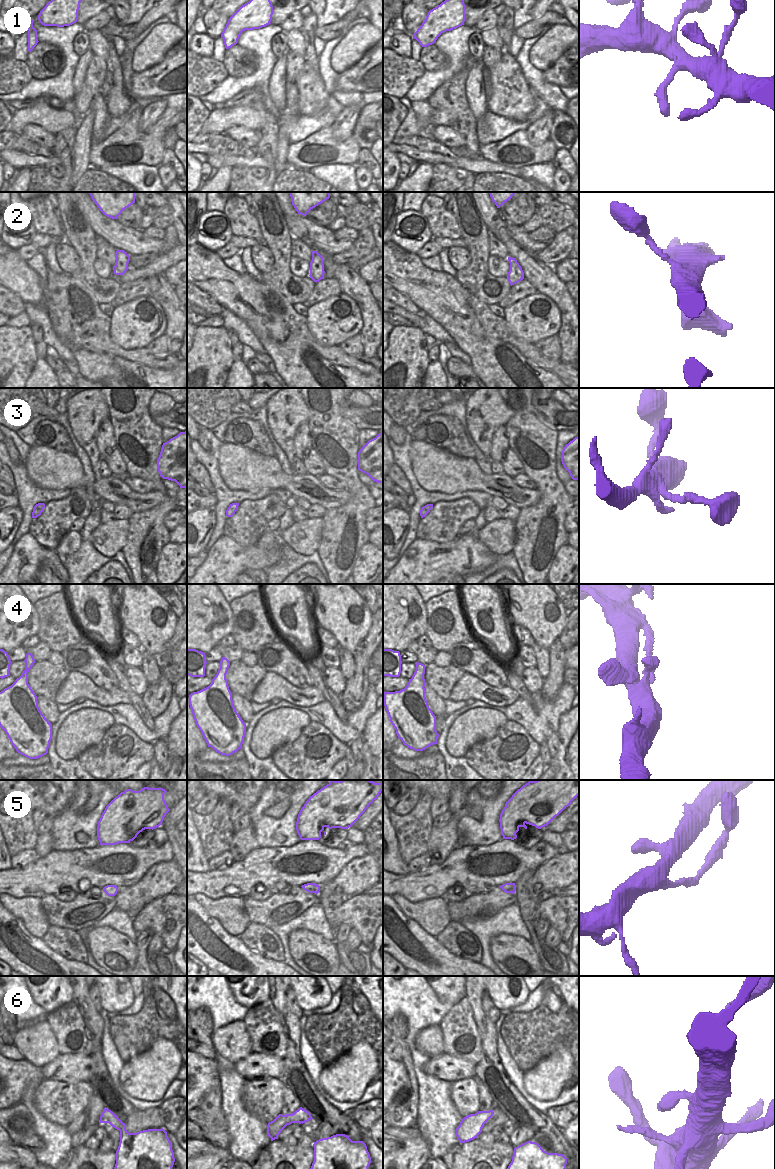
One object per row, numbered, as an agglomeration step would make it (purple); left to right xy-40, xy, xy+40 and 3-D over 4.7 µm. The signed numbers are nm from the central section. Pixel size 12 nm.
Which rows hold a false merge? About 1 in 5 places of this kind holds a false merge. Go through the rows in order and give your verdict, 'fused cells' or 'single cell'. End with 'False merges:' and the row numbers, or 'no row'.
1: single cell
2: single cell
3: single cell
4: single cell
5: single cell
6: single cell
False merges: no row

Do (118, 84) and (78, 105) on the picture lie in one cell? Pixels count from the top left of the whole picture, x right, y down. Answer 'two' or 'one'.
two

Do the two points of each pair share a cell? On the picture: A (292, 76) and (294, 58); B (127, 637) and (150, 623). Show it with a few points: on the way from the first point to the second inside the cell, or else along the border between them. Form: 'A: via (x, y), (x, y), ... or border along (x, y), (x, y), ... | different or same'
A: via (293, 72), (294, 62) | same
B: border along (120, 627), (130, 630), (137, 637), (141, 647) | different

